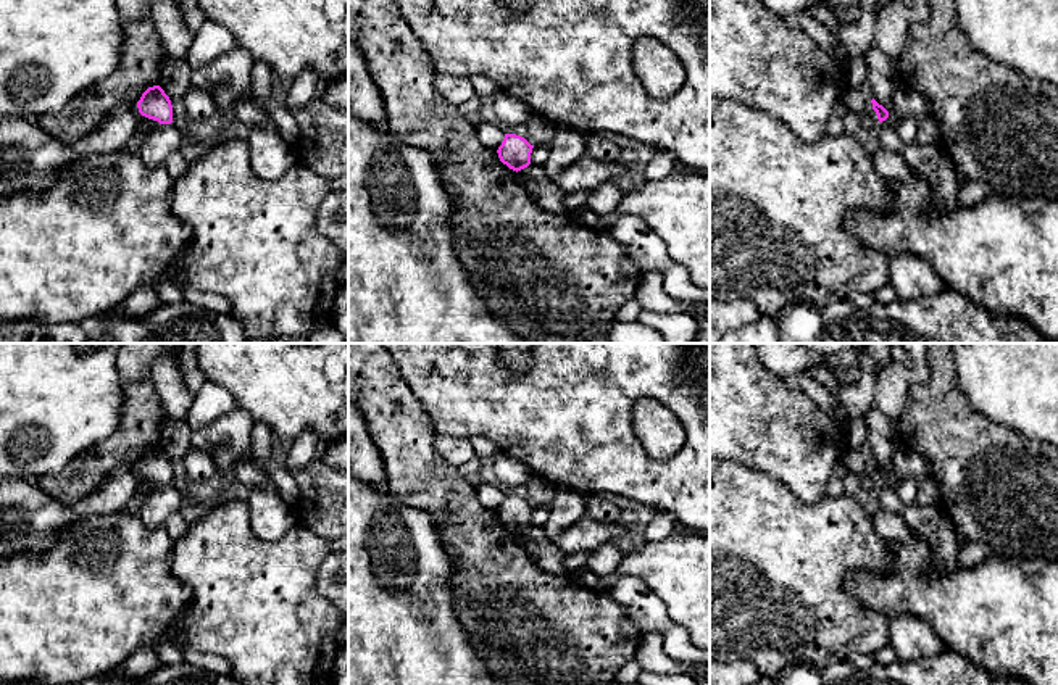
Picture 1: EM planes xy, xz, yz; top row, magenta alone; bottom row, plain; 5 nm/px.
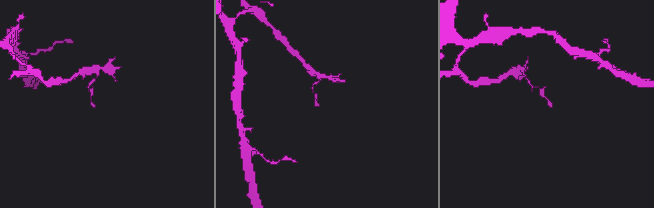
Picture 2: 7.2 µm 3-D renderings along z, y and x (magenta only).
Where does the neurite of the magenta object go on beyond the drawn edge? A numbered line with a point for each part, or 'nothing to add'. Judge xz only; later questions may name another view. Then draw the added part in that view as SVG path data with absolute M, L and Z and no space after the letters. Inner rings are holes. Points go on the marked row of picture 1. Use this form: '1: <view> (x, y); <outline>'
nothing to add

